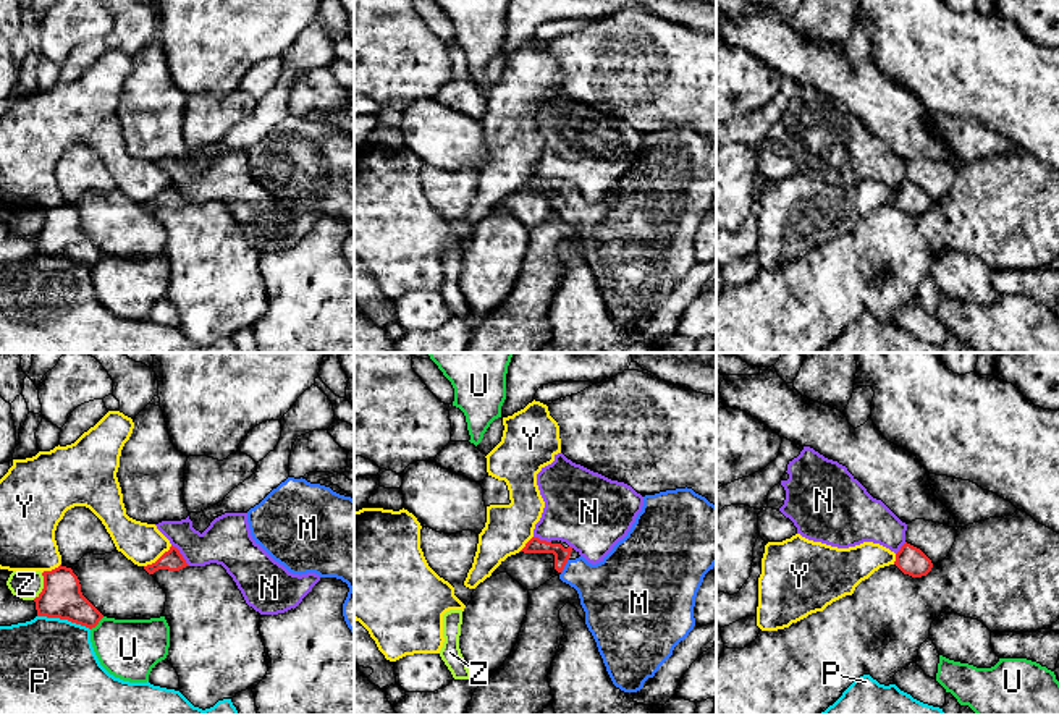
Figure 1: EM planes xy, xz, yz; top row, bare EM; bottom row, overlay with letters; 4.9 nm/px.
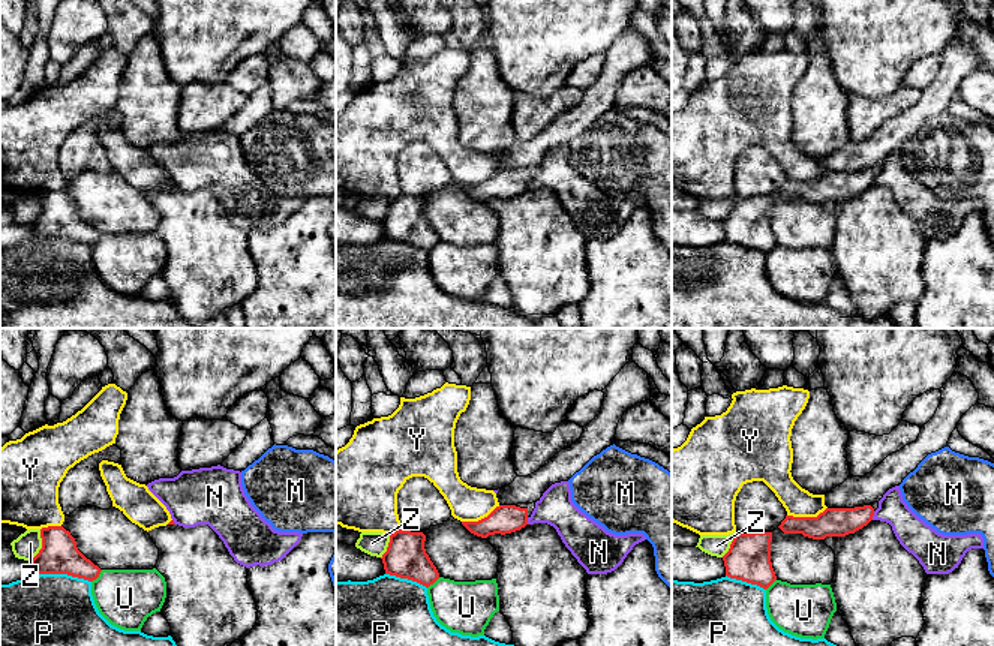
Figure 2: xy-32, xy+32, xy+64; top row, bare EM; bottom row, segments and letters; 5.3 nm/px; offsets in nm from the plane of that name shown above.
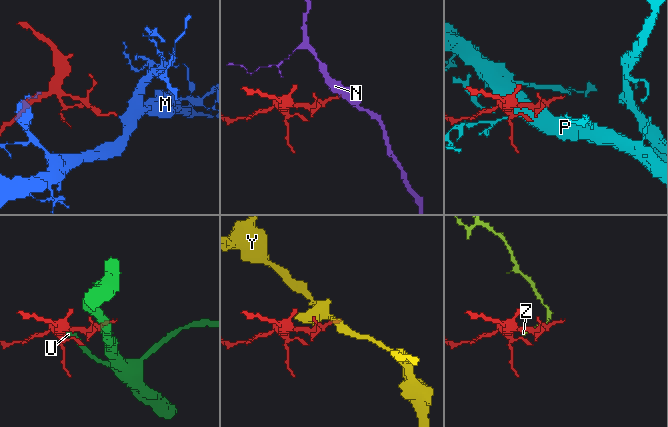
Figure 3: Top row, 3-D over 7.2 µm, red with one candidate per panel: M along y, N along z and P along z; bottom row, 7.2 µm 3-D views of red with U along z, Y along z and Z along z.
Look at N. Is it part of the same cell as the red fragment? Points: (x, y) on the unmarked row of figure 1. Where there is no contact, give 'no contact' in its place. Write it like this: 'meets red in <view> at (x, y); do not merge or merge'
meets red in xy at (181, 193); do not merge

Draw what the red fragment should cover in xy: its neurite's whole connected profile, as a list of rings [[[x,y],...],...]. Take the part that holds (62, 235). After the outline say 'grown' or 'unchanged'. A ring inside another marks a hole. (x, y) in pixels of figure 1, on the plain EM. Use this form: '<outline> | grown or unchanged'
[[[60,202],[42,214],[44,226],[34,236],[37,254],[68,257],[89,267],[99,262],[103,252],[82,233],[71,205]]] | unchanged

